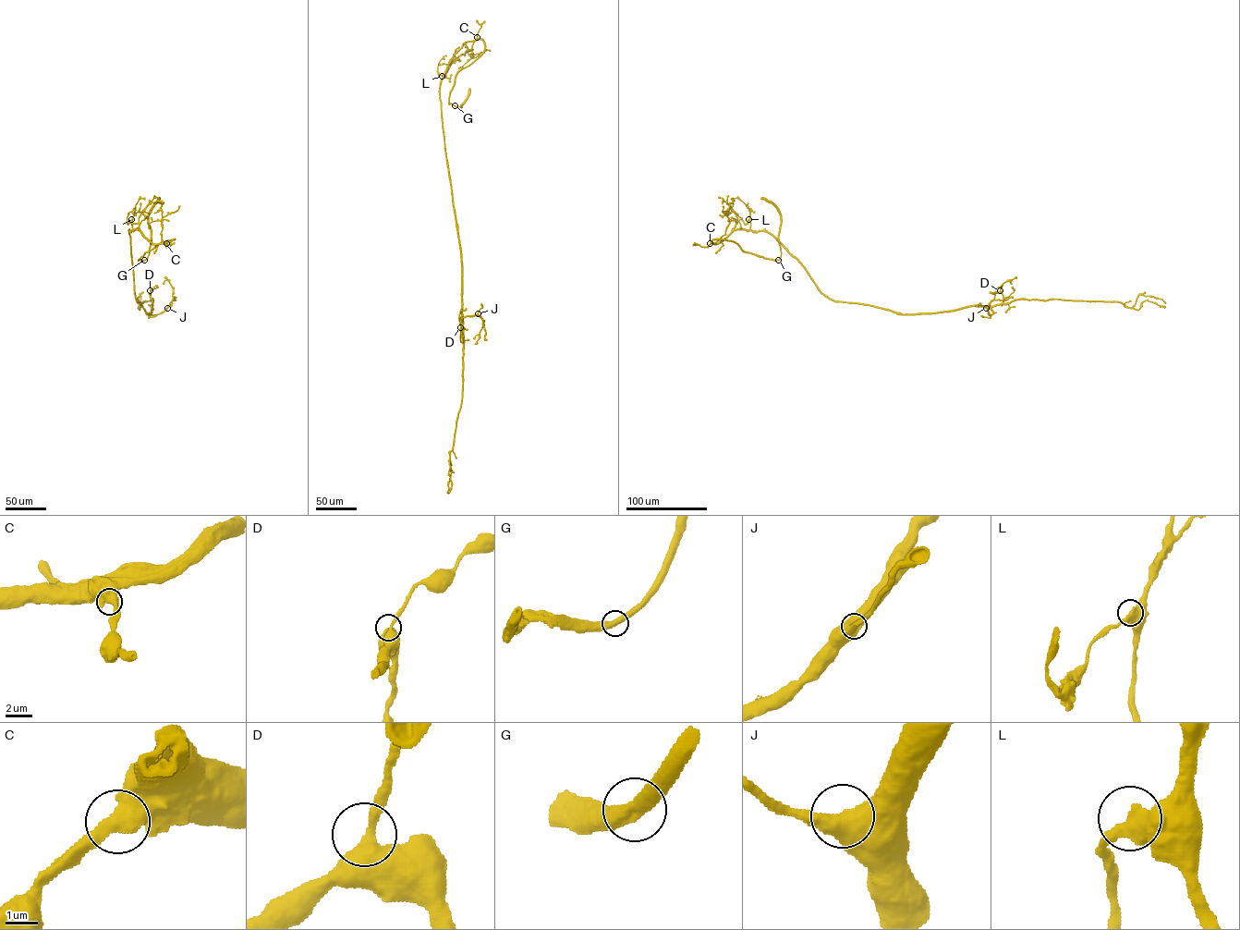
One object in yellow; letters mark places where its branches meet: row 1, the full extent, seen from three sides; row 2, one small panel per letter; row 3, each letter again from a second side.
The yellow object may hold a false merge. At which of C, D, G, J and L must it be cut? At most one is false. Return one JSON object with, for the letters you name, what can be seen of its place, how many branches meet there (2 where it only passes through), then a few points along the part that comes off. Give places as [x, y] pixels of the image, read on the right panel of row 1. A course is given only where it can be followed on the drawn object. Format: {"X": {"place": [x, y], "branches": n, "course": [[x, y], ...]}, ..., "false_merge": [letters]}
{"false_merge": []}

